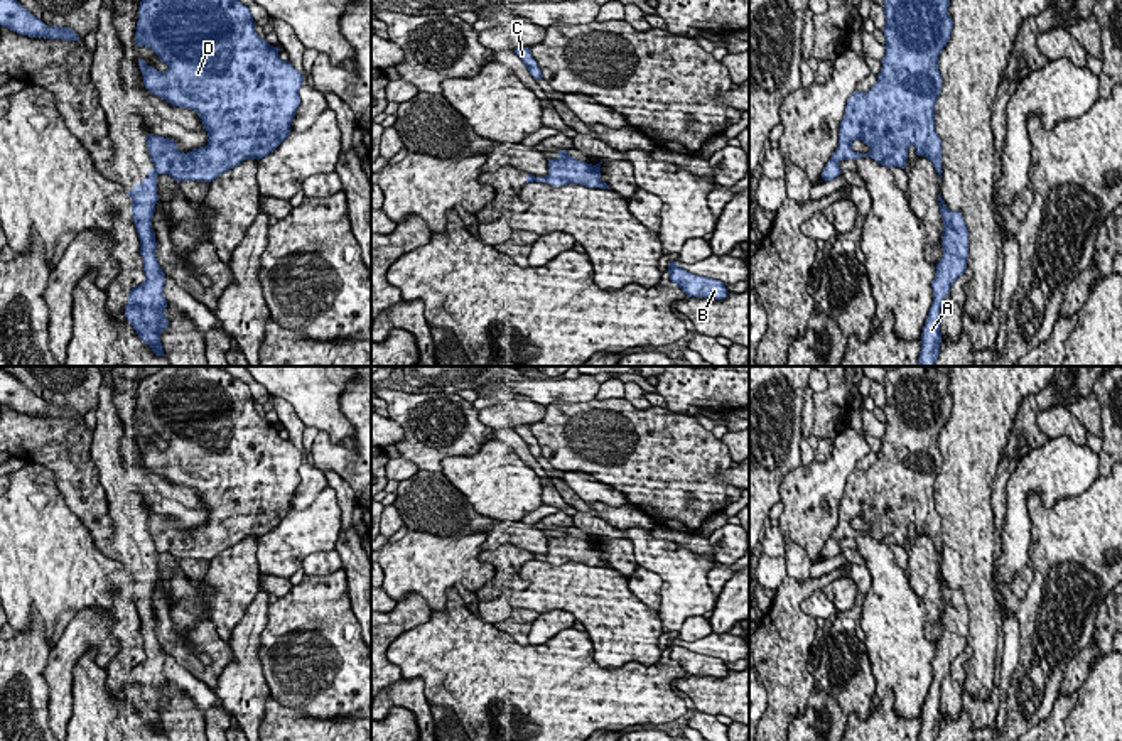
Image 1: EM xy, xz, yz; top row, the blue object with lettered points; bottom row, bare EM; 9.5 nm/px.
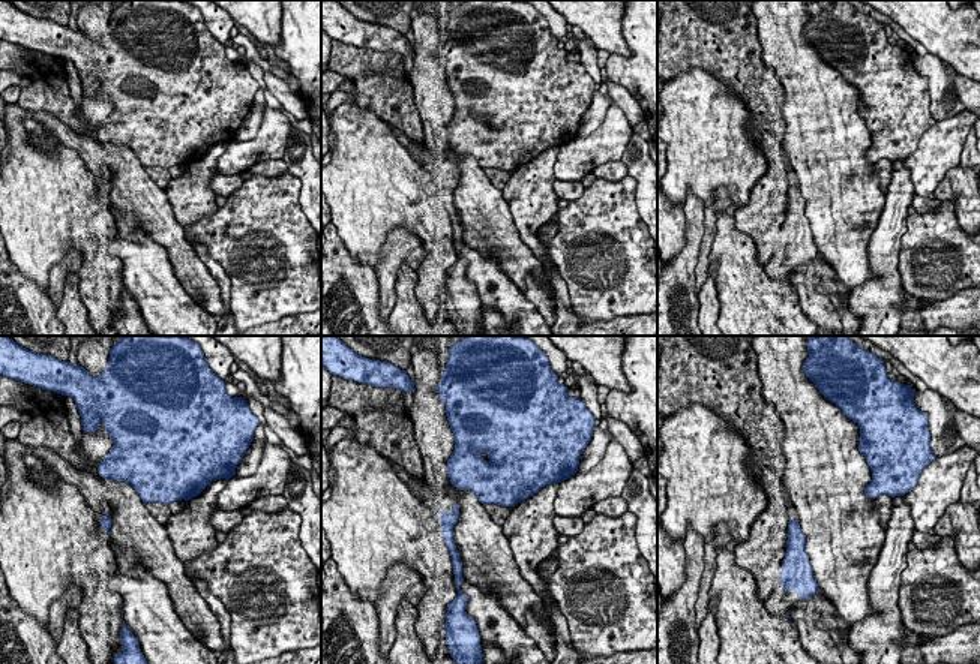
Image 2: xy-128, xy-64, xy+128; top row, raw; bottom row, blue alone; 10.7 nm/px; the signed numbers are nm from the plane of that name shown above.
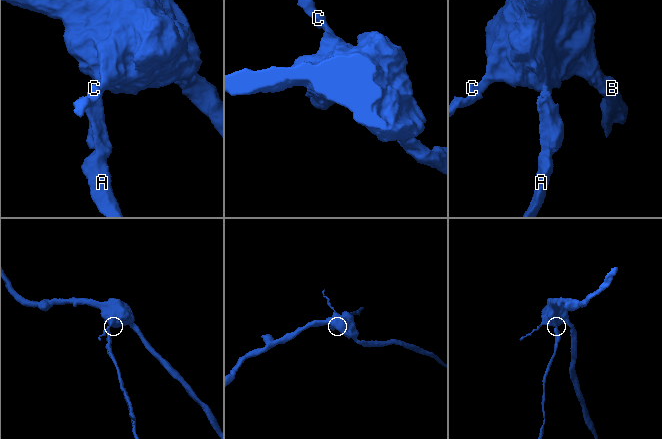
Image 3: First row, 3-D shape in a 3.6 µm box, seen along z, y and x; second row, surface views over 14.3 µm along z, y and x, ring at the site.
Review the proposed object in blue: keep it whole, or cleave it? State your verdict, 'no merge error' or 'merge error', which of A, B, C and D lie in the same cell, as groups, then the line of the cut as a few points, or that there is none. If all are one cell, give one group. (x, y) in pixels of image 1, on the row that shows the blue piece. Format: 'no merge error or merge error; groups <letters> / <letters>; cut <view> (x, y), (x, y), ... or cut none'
merge error; groups A / B C D; cut xy (154, 169), (157, 174)

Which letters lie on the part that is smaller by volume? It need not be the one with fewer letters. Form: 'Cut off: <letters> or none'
Cut off: A

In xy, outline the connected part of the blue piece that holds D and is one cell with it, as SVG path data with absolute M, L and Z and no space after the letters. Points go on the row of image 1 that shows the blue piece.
M142 0L138 7L138 22L137 22L137 32L135 32L135 44L150 47L162 62L167 64L167 69L164 73L157 71L155 68L148 66L143 59L138 59L138 66L143 76L143 86L157 95L159 98L169 101L172 106L179 108L191 108L194 110L202 125L208 132L208 145L194 149L192 152L181 152L177 149L175 140L157 137L147 133L147 149L152 157L152 162L155 165L157 174L169 174L172 179L179 181L204 181L211 182L223 172L228 172L229 169L235 169L238 164L241 164L246 159L263 159L270 152L273 152L290 133L290 123L295 116L295 111L300 105L299 89L304 83L302 73L299 73L289 61L282 61L278 56L278 47L270 46L265 39L262 39L255 30L255 22L250 8L243 5L238 0Z

